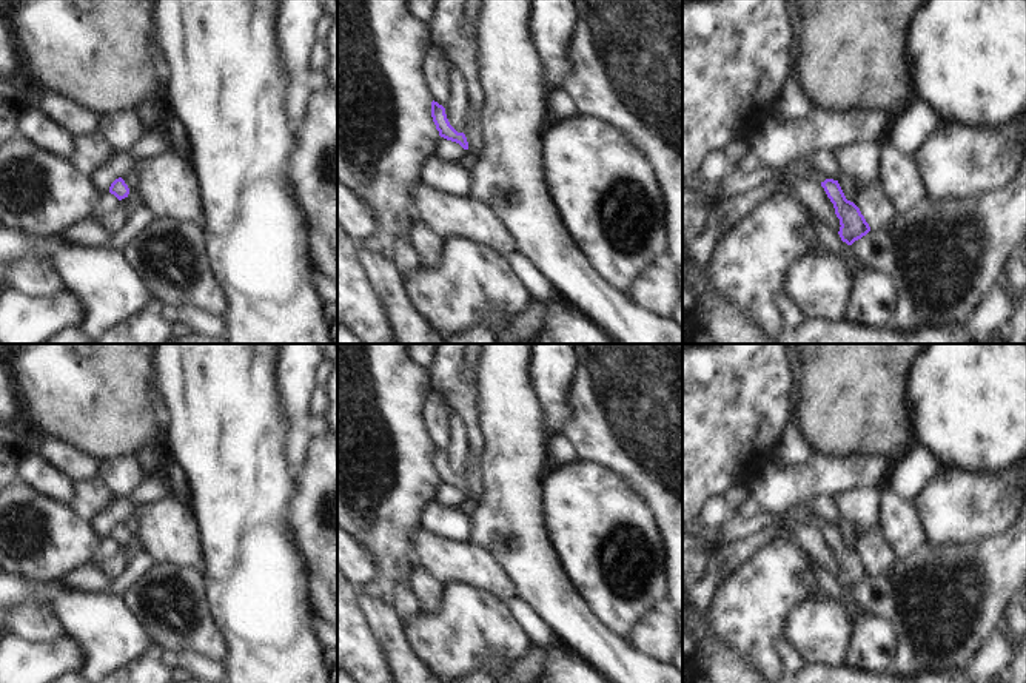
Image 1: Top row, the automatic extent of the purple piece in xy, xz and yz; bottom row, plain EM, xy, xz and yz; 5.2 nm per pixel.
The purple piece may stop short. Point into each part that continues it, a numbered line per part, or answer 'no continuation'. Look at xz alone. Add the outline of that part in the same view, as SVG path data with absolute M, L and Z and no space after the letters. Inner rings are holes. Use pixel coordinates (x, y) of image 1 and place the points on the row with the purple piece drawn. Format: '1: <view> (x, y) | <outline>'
no continuation

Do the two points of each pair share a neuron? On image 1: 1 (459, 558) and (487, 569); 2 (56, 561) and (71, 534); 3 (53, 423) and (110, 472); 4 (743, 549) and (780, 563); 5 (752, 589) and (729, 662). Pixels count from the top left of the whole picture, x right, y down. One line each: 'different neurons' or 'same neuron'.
1: same neuron
2: same neuron
3: different neurons
4: different neurons
5: different neurons

